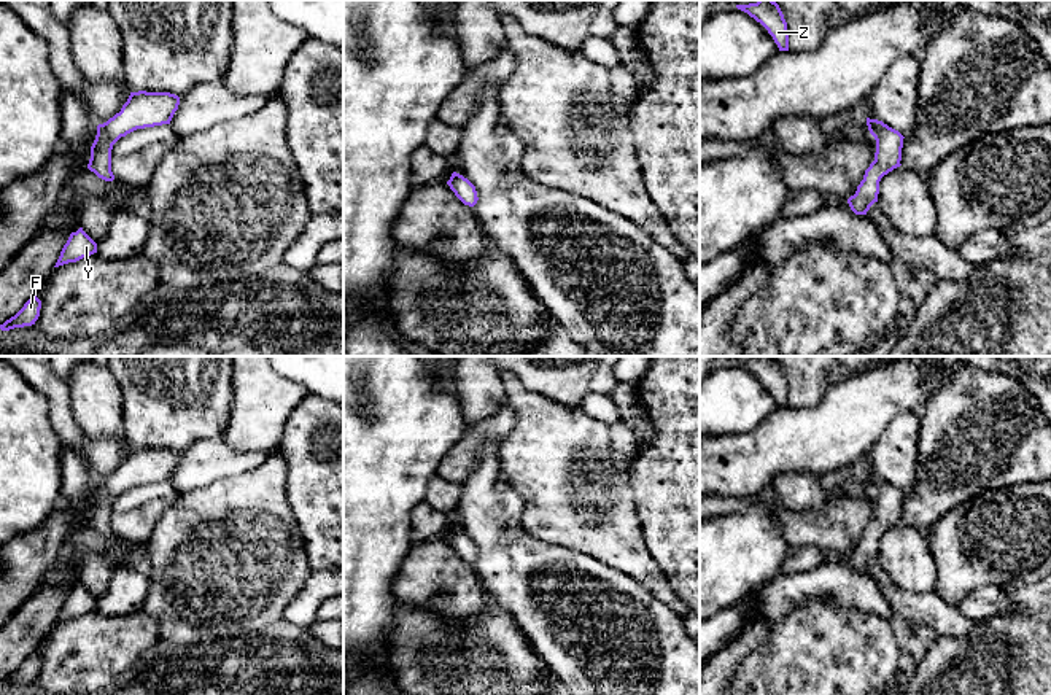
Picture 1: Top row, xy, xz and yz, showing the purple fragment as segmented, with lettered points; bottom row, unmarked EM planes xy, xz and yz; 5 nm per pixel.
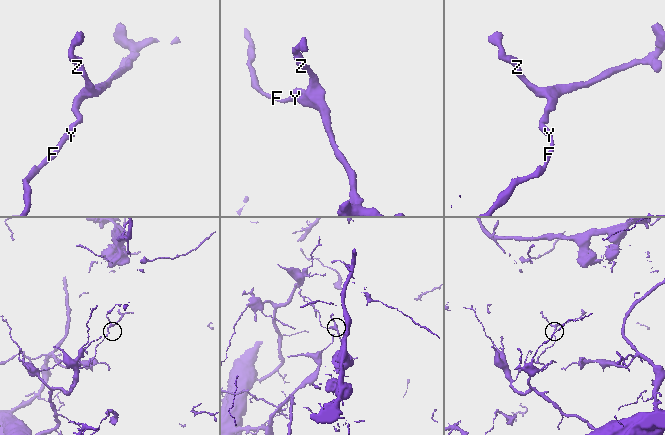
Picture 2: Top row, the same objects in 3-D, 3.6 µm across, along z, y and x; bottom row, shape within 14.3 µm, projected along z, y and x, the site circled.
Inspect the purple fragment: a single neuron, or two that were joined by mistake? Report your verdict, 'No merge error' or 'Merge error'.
Merge error

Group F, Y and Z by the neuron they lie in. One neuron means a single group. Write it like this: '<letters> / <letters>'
F Y / Z

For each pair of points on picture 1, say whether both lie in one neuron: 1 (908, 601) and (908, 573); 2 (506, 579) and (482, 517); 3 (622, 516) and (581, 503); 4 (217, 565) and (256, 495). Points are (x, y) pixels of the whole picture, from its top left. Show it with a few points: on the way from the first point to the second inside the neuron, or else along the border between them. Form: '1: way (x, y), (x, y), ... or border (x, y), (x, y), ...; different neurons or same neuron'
1: border (881, 568), (892, 582), (908, 592), (934, 592); different neurons
2: way (506, 563), (506, 551), (498, 533); same neuron
3: way (612, 516), (598, 516), (590, 508); same neuron
4: way (234, 547), (250, 512); same neuron

